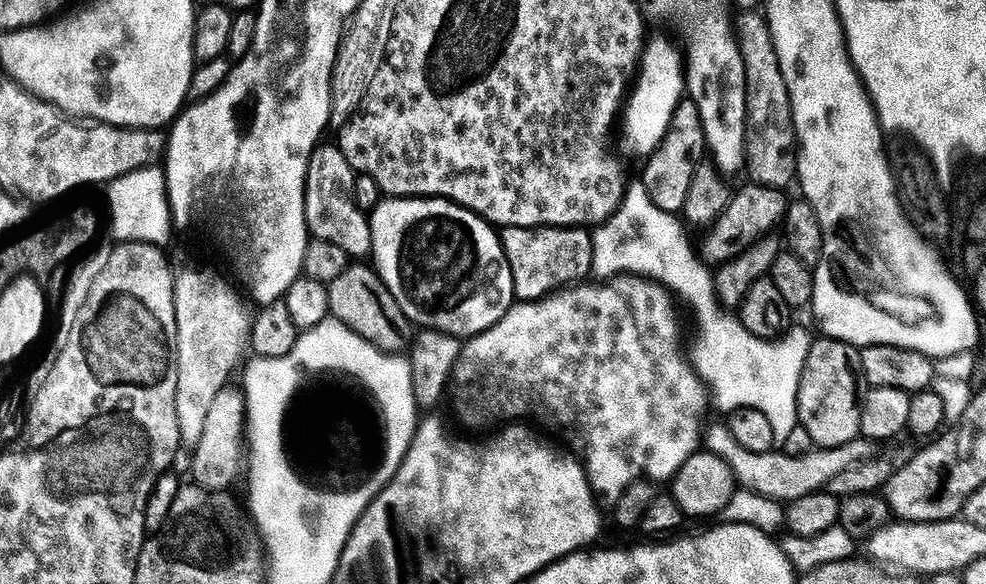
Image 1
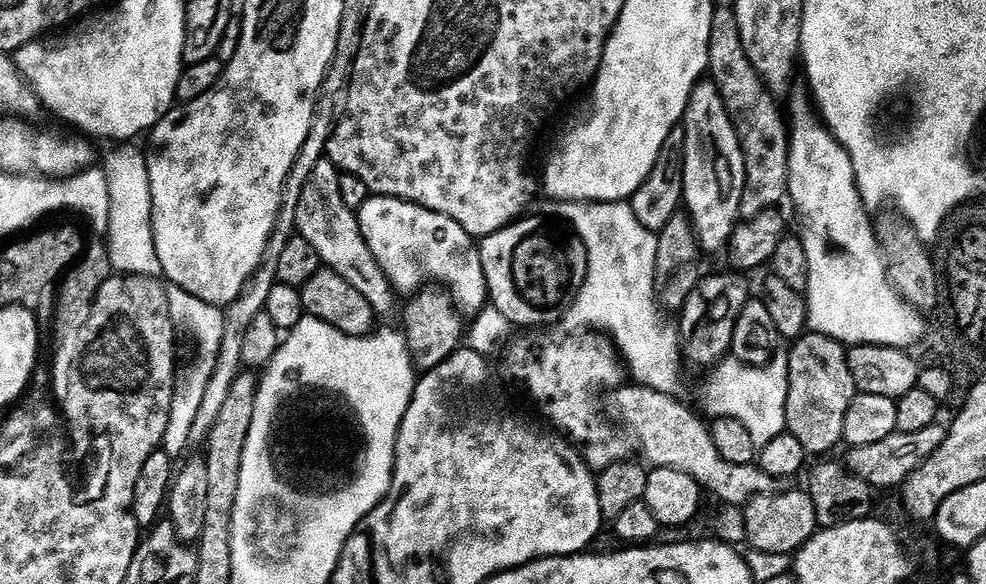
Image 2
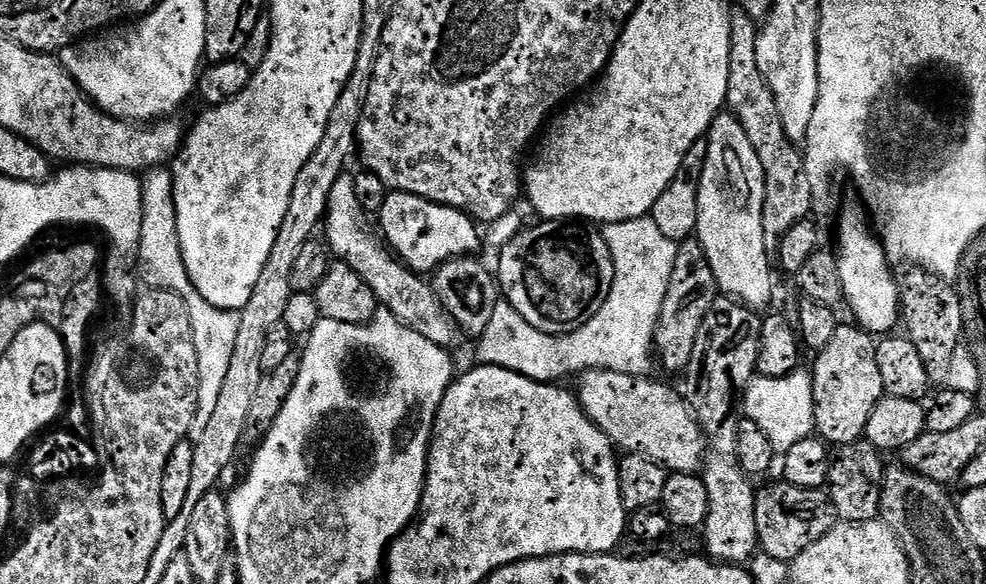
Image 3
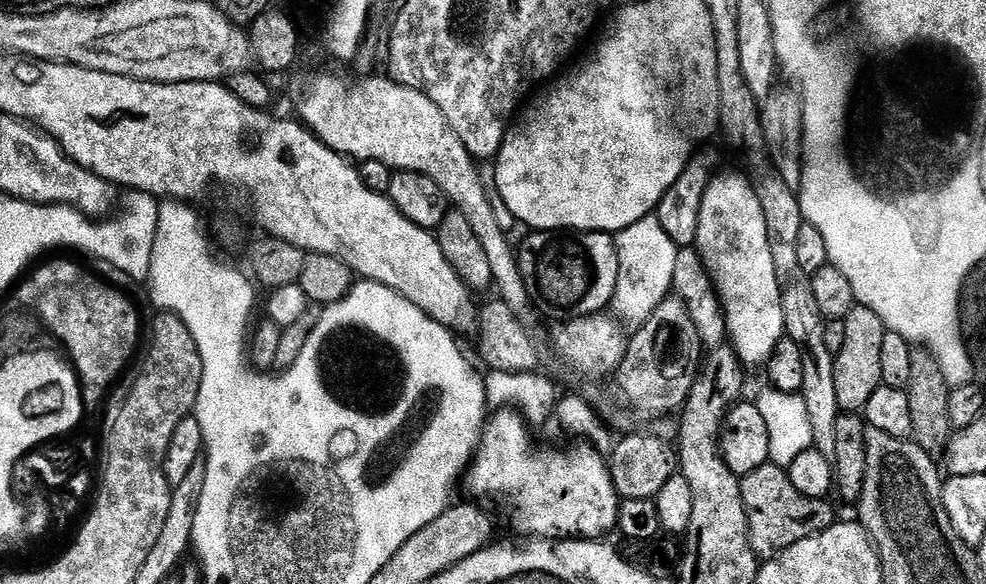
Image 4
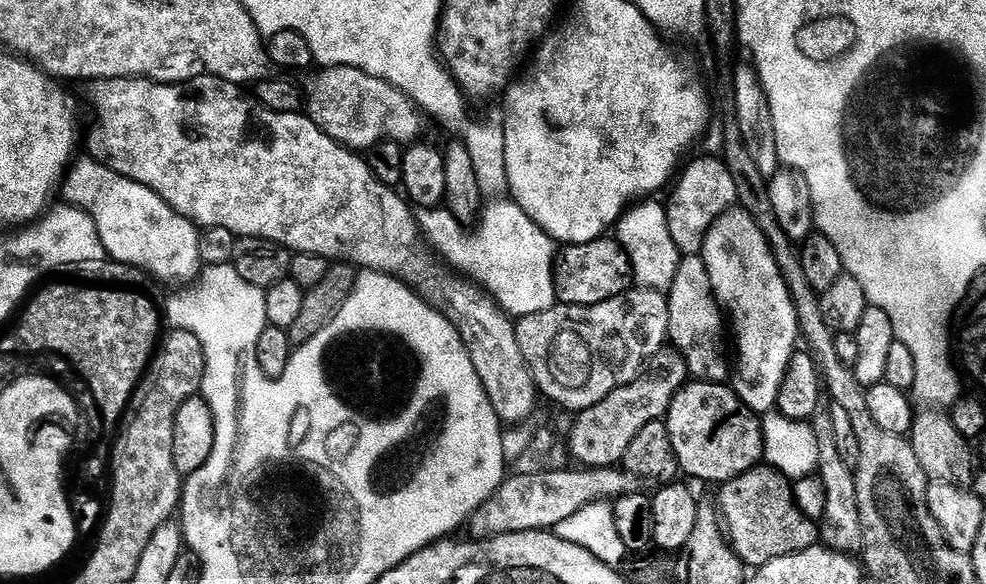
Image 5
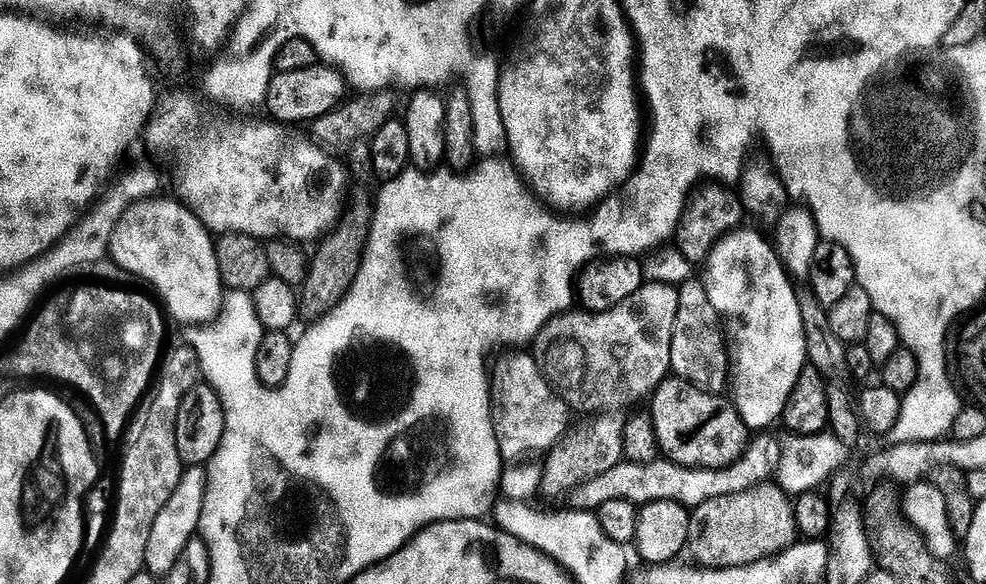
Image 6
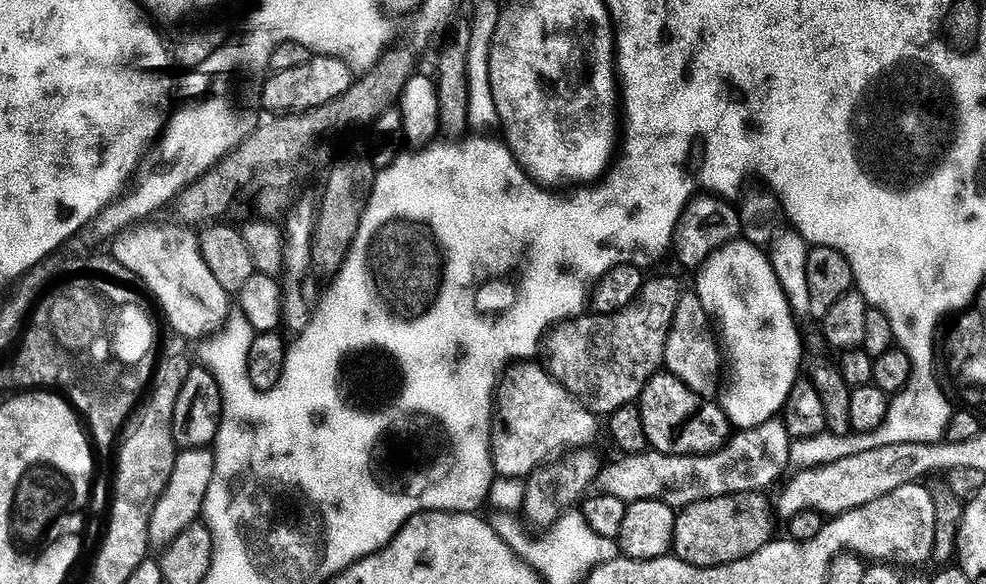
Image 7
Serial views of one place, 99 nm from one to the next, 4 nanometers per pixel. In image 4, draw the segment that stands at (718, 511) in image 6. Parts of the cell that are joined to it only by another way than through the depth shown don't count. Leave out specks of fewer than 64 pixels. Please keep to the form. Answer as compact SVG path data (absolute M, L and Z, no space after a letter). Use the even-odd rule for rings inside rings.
M769 462L758 470L746 474L741 479L740 486L750 546L761 561L774 560L777 554L794 546L794 542L802 542L802 538L821 536L829 526L837 523L838 516L832 513L827 499L807 497L806 494L799 493L794 488L787 471L777 464Z

